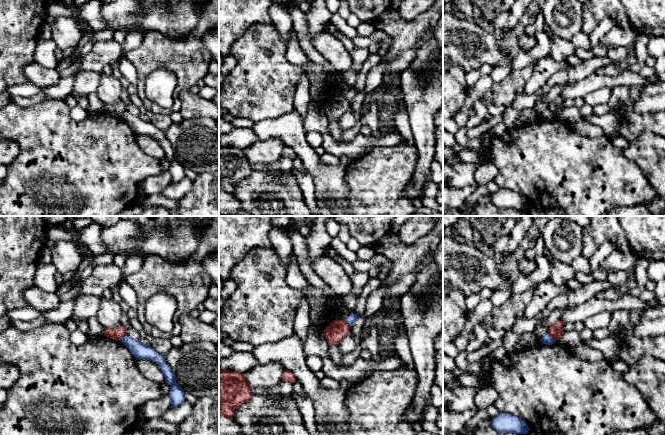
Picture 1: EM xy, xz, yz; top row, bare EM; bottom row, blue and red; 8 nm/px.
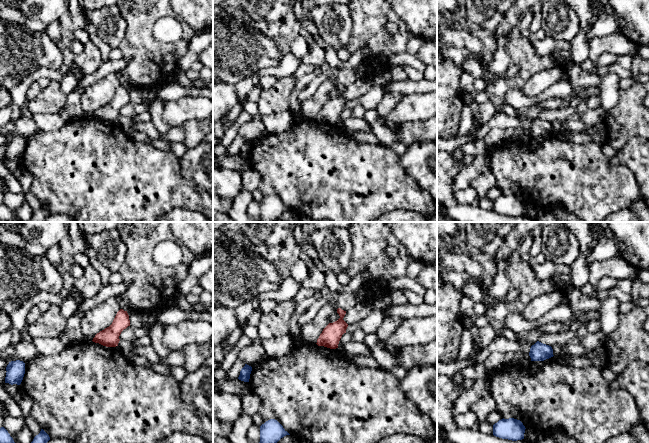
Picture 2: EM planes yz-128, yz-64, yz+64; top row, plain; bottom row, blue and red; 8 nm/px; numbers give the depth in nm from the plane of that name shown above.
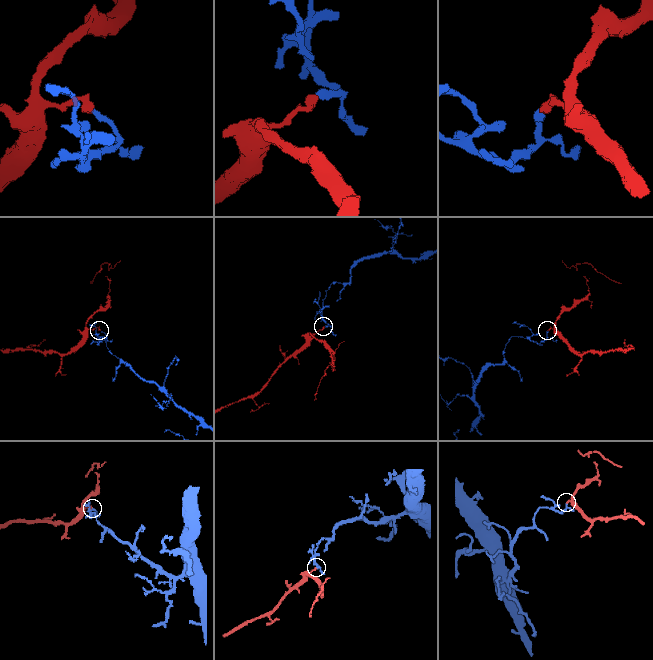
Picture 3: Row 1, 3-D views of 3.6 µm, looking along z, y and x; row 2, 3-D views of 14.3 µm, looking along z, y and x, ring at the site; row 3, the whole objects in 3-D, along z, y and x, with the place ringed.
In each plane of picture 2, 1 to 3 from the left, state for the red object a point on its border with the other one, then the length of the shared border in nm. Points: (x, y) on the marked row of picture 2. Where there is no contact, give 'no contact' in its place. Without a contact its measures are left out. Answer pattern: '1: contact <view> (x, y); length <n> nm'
1: no contact
2: no contact
3: no contact

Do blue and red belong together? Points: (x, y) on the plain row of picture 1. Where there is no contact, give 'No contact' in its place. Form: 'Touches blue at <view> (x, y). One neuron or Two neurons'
Touches blue at yz (551, 113). Two neurons

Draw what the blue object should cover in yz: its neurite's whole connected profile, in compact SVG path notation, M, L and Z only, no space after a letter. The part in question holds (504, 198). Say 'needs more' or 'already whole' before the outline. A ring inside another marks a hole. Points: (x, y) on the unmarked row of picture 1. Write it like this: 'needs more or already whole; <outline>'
already whole; M500 188L491 202L499 209L527 210L530 206L524 196L507 188Z

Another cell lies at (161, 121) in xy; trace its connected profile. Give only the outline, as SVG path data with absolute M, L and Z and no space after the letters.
M151 114L149 121L159 130L166 131L172 124L170 115L166 114Z

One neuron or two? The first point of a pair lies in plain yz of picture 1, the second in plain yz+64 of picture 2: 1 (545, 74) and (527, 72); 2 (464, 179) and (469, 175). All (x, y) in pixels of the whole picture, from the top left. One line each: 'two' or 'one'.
1: two
2: one

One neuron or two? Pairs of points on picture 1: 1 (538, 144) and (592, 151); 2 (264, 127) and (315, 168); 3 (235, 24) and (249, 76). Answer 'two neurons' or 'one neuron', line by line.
1: one neuron
2: one neuron
3: two neurons

